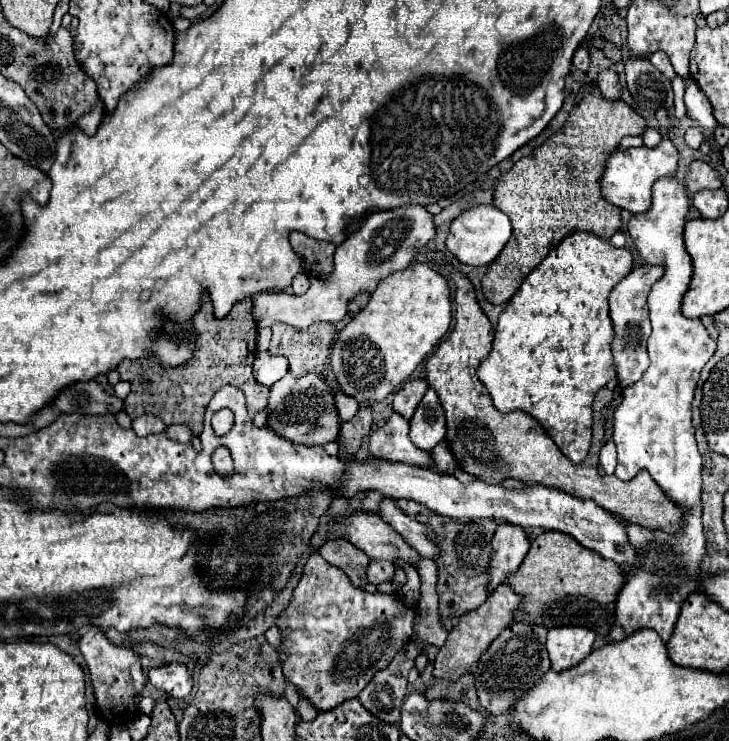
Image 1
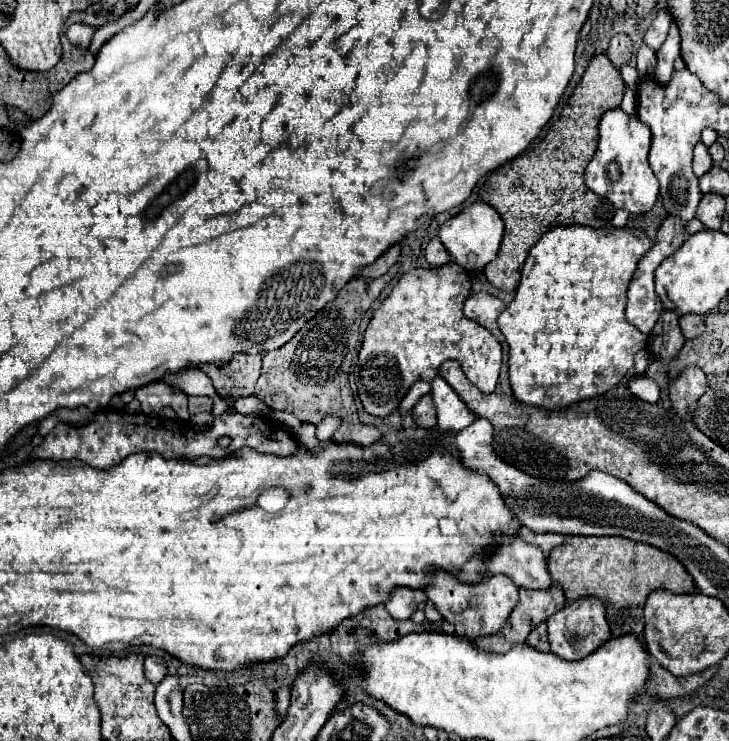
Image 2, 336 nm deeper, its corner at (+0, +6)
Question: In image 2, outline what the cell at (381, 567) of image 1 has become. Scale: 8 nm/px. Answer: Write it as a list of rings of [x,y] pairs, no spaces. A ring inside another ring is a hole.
[[[395,587],[391,591],[391,597],[387,599],[385,607],[391,617],[395,619],[409,619],[415,611],[417,603],[427,601],[427,595],[421,589],[407,589],[407,587]]]

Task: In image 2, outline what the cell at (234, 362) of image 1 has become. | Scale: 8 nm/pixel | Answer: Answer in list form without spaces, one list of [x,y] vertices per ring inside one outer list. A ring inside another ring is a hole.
[[[237,353],[223,367],[215,367],[213,363],[211,365],[201,363],[197,365],[197,369],[201,369],[207,377],[211,377],[217,395],[221,397],[231,395],[237,399],[253,393],[255,381],[259,379],[259,371],[261,371],[261,357],[263,355]]]

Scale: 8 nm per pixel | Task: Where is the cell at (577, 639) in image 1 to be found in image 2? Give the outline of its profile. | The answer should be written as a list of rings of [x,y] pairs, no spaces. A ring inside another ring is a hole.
[[[583,597],[573,603],[567,603],[563,609],[559,609],[547,619],[547,627],[549,627],[551,651],[567,661],[577,661],[591,655],[599,645],[603,645],[611,637],[605,619],[605,605],[597,597]]]

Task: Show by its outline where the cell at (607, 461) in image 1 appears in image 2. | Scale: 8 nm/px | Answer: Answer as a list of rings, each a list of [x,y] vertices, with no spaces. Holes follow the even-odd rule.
[[[637,377],[629,383],[629,391],[641,399],[641,401],[647,401],[647,403],[655,403],[659,399],[659,387],[655,381],[647,379],[647,377]]]

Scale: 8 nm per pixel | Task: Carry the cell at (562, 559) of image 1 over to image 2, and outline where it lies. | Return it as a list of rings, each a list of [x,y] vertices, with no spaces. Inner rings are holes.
[[[567,537],[567,543],[549,553],[547,567],[553,583],[565,591],[567,603],[589,595],[605,601],[611,627],[615,613],[615,637],[643,633],[643,605],[651,591],[667,589],[673,593],[695,593],[691,577],[673,555],[625,537]]]

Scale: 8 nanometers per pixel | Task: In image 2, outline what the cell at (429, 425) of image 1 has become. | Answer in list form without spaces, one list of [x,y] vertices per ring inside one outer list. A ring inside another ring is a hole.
[[[439,375],[431,381],[431,397],[435,401],[439,429],[461,431],[475,421],[475,415],[465,407],[465,403],[461,403],[457,393]]]

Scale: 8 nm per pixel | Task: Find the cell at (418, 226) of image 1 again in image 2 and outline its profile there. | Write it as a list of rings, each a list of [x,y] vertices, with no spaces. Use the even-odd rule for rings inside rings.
[[[431,239],[427,245],[427,261],[433,265],[445,265],[449,261],[449,253],[439,239]]]

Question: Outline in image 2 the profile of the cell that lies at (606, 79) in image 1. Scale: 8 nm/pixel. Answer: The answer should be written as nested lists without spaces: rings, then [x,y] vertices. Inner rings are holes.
[[[617,35],[611,39],[609,43],[609,49],[607,49],[607,57],[609,61],[613,63],[613,67],[621,69],[629,63],[631,59],[631,53],[633,53],[633,45],[631,45],[631,39],[627,35]]]

